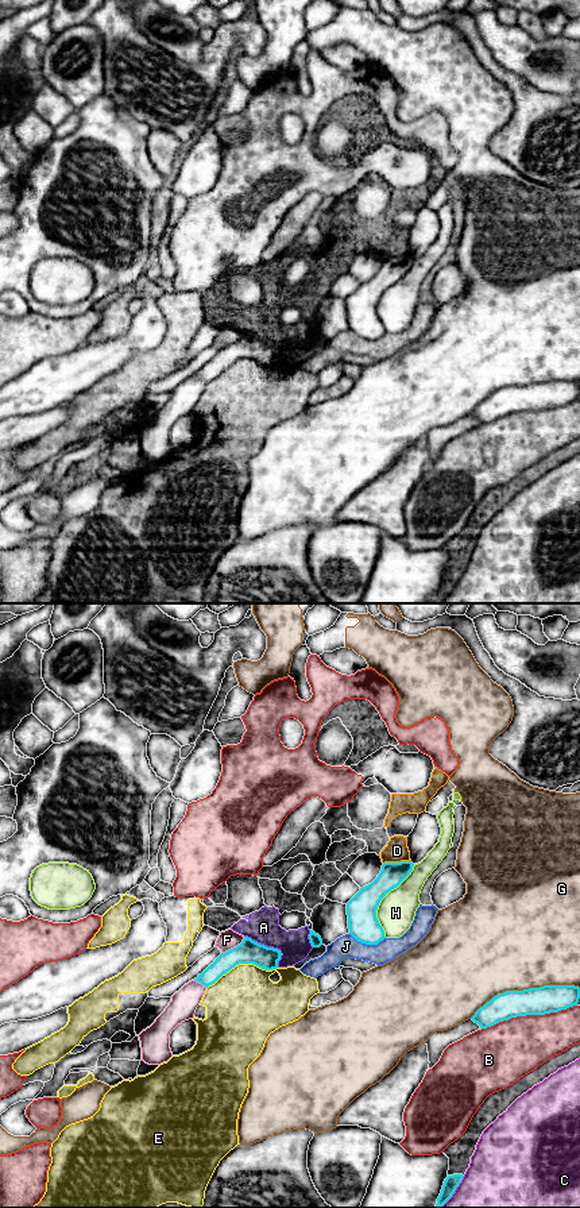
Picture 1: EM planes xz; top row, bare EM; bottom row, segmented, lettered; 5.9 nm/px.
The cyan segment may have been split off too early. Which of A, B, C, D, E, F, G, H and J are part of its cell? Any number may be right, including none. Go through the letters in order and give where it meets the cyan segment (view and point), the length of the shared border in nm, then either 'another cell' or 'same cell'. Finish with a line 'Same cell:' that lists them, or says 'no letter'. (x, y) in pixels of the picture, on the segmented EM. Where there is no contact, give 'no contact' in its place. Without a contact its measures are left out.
A: xz (270, 948) | 280 nm | another cell
B: xz (529, 1014) | 600 nm | another cell
C: xz (453, 1192) | 240 nm | another cell
D: xz (397, 863) | 170 nm | another cell
E: xz (242, 963) | 440 nm | another cell
F: xz (234, 948) | 170 nm | another cell
G: xz (524, 990) | 700 nm | another cell
H: xz (381, 899) | 480 nm | another cell
J: xz (367, 944) | 220 nm | another cell
Same cell: no letter

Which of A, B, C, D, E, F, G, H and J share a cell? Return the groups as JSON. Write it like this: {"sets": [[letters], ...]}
{"sets": [["A", "D"], ["B"], ["C"], ["E", "J"], ["F"], ["G"], ["H"]]}

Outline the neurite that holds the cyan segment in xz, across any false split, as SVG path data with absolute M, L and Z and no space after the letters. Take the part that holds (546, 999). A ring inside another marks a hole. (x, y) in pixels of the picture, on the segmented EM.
M544 985L523 991L498 993L471 1018L480 1028L517 1016L545 1015L577 1006L580 988L575 985Z

